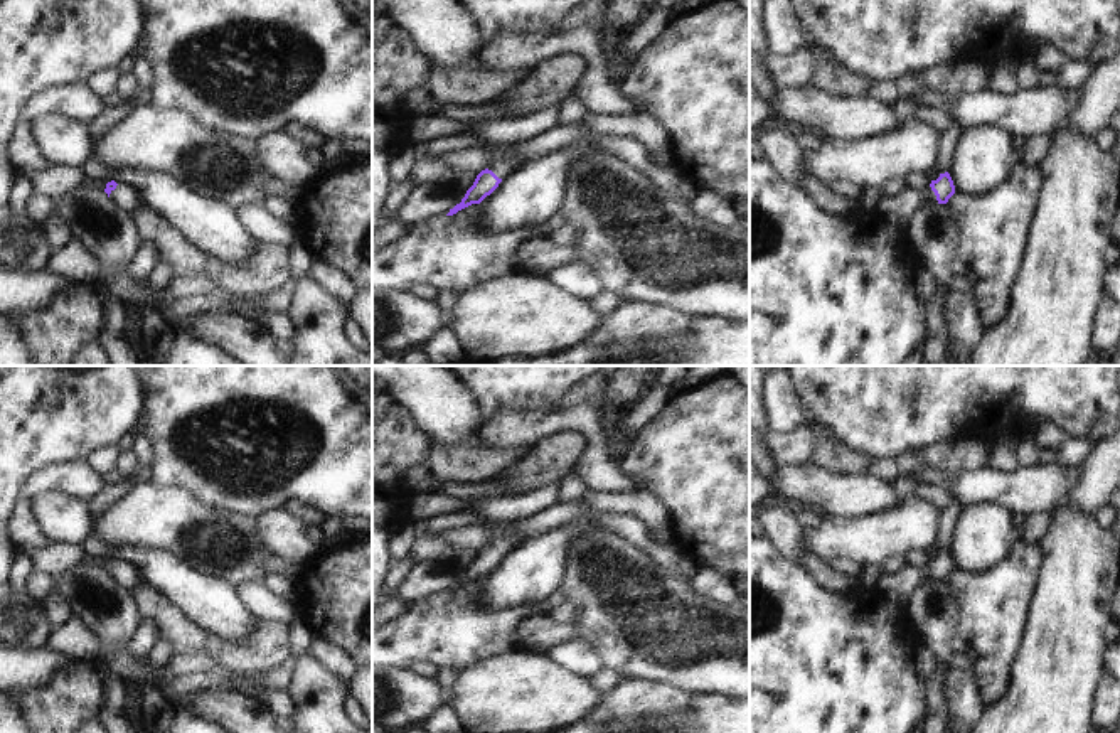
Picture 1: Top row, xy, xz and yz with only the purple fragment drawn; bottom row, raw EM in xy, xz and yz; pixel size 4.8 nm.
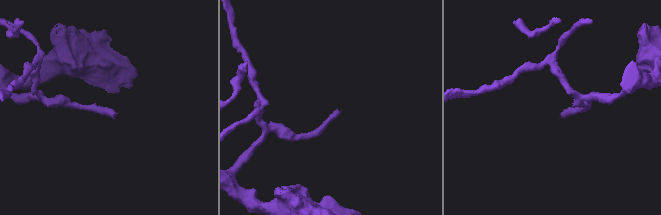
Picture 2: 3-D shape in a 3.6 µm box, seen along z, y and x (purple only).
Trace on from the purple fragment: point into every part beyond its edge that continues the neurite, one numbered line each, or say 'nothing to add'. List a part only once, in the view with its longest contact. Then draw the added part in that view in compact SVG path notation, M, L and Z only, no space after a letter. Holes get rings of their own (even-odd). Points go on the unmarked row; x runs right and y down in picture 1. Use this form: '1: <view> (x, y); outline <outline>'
1: yz (900, 588); outline M908 564L896 575L883 575L877 590L893 603L906 608L915 591L926 581L938 581L931 564Z

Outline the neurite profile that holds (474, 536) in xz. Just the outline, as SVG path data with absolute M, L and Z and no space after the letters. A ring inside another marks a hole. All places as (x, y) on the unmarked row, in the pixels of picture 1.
M468 526L468 527L456 527L453 531L446 531L436 536L428 534L429 539L445 543L446 548L473 548L482 549L490 541L490 532L487 526Z

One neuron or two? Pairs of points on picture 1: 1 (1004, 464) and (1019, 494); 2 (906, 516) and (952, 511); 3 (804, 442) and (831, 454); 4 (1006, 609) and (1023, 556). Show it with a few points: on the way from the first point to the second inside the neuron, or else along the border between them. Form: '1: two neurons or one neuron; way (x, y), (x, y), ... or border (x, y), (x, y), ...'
1: two neurons; border (987, 465), (1001, 472), (1014, 472), (1019, 467)
2: two neurons; border (944, 511), (937, 543)
3: two neurons; border (839, 440), (826, 440), (817, 449), (812, 462)
4: one neuron; way (1006, 595), (1019, 570)

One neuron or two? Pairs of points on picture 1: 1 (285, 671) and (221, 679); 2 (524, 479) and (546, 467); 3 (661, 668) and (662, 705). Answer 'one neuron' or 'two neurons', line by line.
1: one neuron
2: one neuron
3: two neurons

